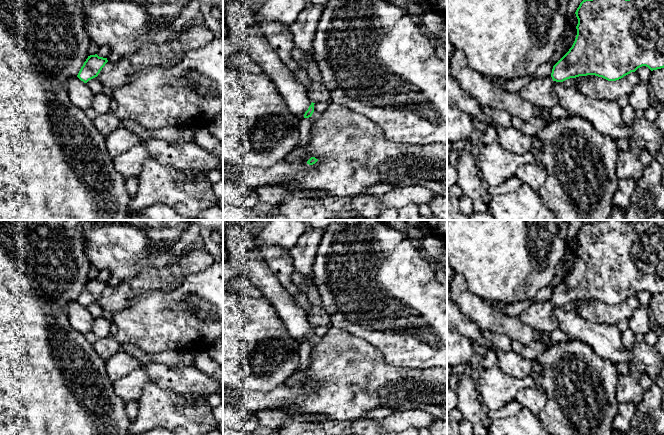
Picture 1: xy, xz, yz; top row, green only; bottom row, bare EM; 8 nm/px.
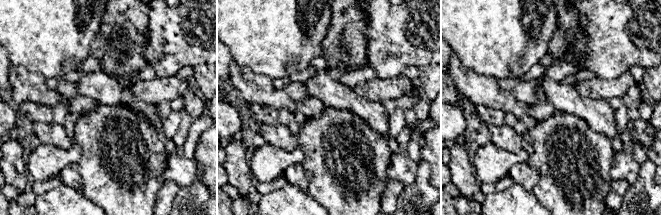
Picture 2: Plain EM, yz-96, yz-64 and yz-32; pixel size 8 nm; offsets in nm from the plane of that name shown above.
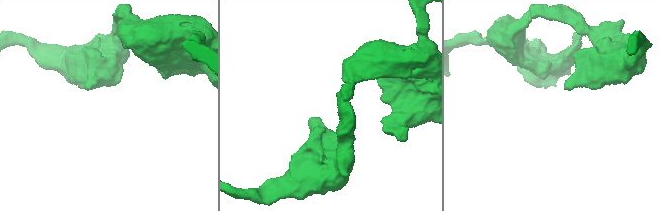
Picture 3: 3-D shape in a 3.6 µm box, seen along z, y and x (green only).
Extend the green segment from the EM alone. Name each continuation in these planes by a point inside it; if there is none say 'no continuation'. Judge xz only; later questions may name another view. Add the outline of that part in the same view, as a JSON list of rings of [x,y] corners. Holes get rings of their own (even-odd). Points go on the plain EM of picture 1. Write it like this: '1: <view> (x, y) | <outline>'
no continuation

